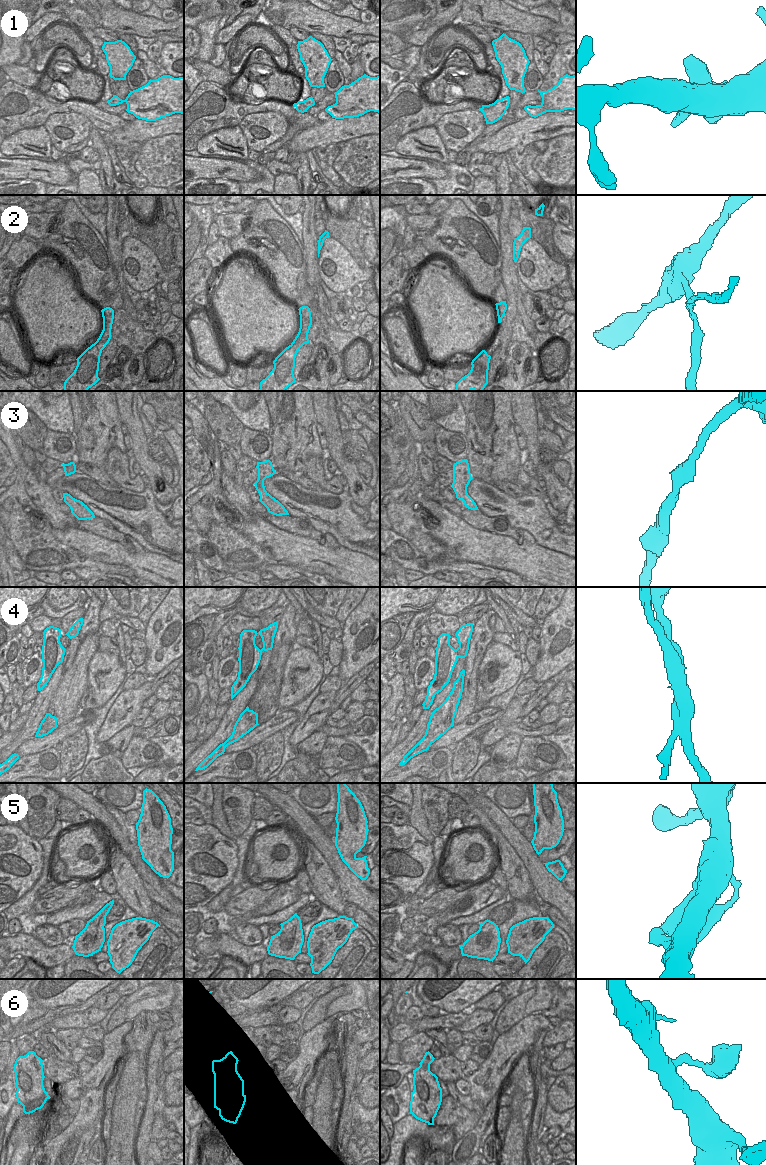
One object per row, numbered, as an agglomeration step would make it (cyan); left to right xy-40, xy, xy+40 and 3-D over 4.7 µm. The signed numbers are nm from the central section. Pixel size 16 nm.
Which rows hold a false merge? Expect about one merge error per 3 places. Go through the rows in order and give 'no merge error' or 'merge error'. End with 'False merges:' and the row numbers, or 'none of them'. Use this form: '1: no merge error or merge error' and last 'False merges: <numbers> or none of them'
1: no merge error
2: merge error
3: no merge error
4: merge error
5: no merge error
6: no merge error
False merges: 2, 4

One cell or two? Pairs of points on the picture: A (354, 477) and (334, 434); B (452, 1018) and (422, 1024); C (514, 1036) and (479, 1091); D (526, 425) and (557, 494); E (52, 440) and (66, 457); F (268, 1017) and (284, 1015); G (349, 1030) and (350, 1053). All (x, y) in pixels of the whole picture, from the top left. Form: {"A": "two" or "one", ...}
{"A": "one", "B": "one", "C": "one", "D": "one", "E": "one", "F": "two", "G": "two"}

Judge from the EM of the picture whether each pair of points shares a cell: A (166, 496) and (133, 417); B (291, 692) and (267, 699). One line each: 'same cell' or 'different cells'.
A: same cell
B: different cells

